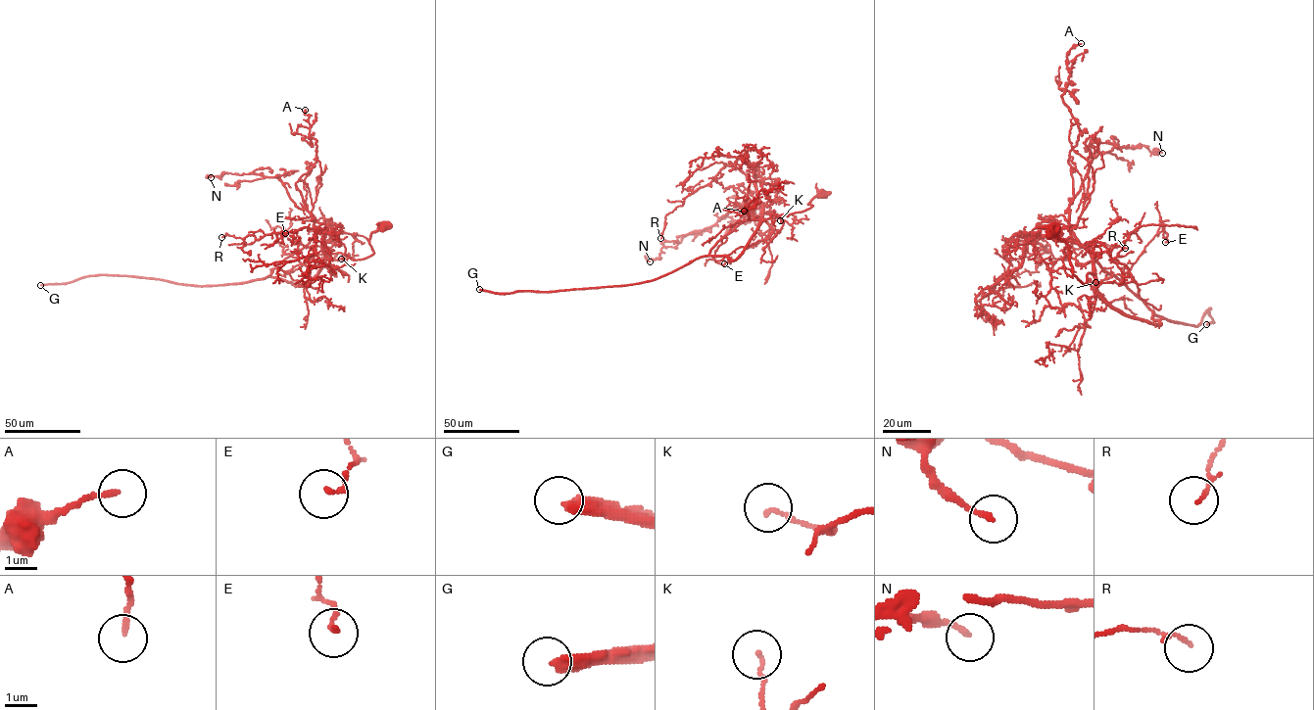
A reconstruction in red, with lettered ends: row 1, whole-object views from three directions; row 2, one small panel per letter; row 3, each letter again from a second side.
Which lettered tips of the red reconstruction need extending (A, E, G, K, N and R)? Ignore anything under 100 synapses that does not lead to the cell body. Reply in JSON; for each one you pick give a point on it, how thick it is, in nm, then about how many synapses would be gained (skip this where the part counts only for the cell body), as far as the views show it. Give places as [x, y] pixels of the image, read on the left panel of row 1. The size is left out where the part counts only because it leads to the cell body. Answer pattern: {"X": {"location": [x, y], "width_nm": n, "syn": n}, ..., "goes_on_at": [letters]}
{"G": {"location": [40, 285], "width_nm": 400, "syn": 800}, "goes_on_at": ["G"]}

